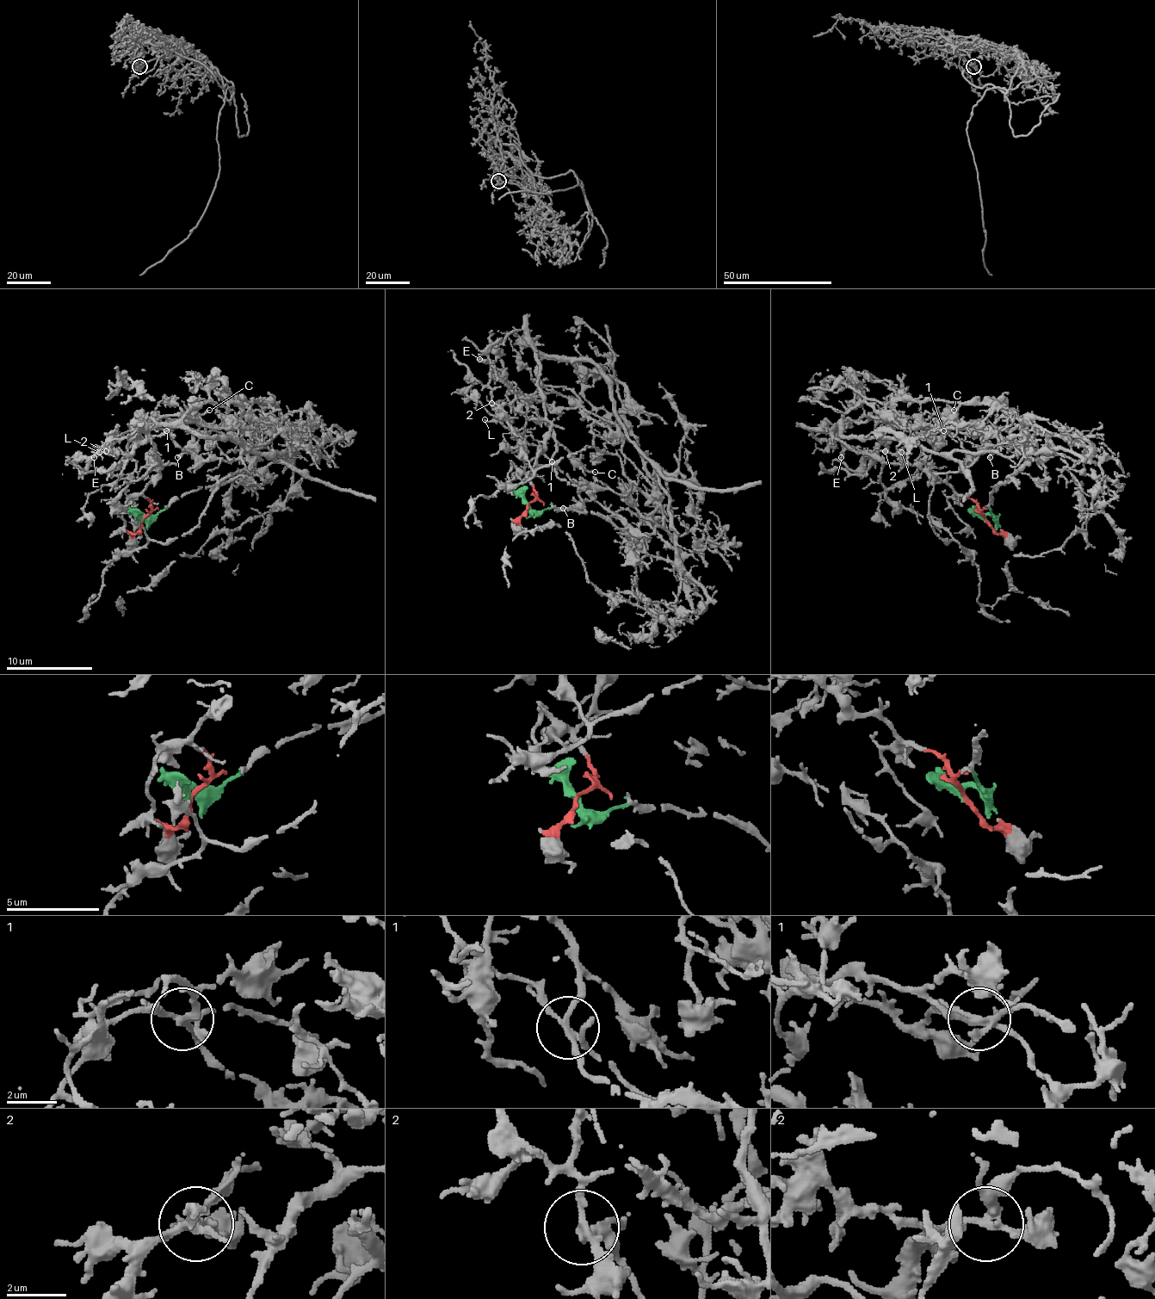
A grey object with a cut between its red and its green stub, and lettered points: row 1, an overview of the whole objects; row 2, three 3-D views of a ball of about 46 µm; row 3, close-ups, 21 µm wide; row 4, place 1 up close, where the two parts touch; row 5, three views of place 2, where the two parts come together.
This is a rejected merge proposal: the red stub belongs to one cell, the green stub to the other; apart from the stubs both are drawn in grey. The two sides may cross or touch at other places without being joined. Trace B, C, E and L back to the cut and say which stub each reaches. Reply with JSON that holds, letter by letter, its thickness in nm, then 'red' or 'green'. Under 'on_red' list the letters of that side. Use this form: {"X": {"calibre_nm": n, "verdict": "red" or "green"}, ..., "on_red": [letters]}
{"B": {"calibre_nm": 260, "verdict": "red"}, "C": {"calibre_nm": 190, "verdict": "red"}, "E": {"calibre_nm": 220, "verdict": "red"}, "L": {"calibre_nm": 160, "verdict": "red"}, "on_red": ["B", "C", "E", "L"]}

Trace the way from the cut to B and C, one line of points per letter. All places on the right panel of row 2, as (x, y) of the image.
B: (985, 518), (976, 503), (916, 467), (855, 454), (834, 428), (847, 419), (907, 415), (989, 458)
C: (985, 518), (943, 481), (855, 454), (834, 434), (847, 419), (929, 419), (954, 411)

